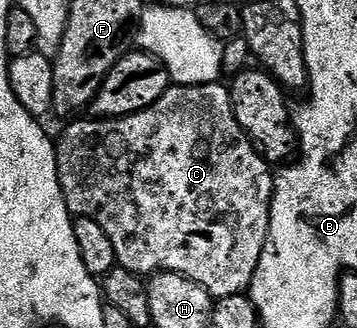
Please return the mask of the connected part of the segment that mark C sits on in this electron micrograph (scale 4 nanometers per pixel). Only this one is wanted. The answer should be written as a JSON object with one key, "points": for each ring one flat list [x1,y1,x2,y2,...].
{"points":[[222,82,206,83,196,87,172,85,157,102,149,105,149,109,132,115,122,115,120,119,90,118,68,122,71,124,64,129,63,136,57,139,55,156,59,170,59,184,63,190,65,205,71,210,72,216,97,221,97,225,105,229,109,241,113,241,116,264,129,269,137,276,150,277,161,271,172,271,201,285,201,289,211,294,212,300,244,294,250,288,257,265,261,261,261,253,267,244,271,220,271,194,275,192,275,175,272,164,255,150,255,146,241,129,233,113,230,90]]}

